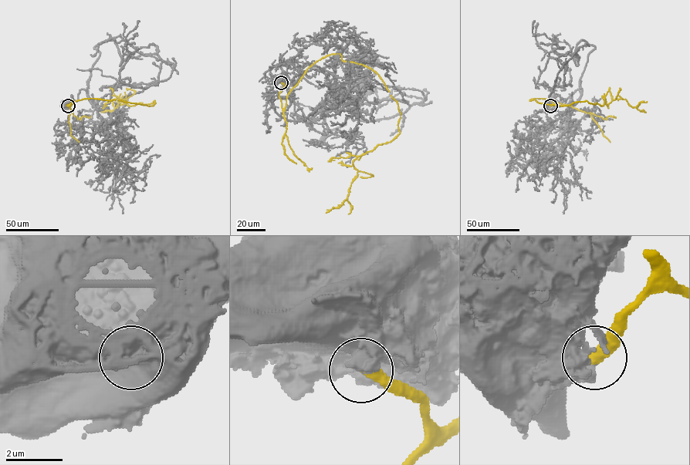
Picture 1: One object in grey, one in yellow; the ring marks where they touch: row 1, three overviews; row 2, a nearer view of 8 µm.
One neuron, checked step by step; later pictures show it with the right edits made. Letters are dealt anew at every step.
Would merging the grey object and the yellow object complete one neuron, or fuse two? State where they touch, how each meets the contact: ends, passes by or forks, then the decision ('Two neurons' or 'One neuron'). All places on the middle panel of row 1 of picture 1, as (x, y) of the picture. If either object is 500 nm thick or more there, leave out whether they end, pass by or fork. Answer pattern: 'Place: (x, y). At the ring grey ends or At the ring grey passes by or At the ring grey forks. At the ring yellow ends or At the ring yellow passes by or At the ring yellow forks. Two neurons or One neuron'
Place: (281, 82). Two neurons

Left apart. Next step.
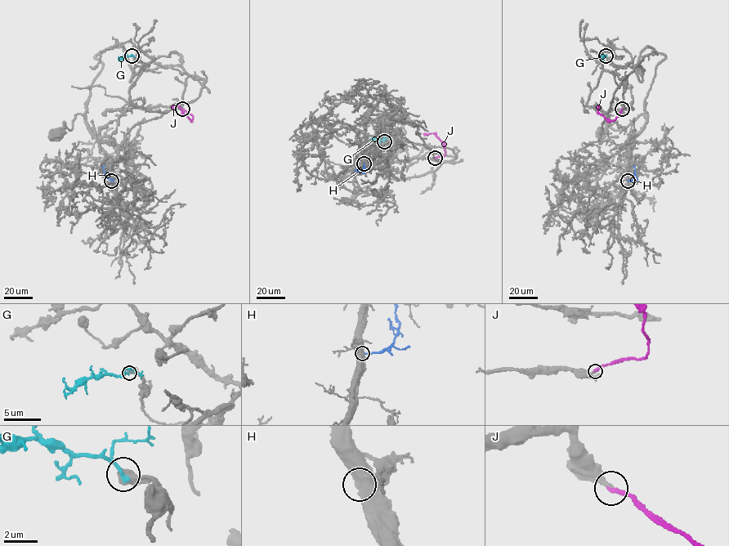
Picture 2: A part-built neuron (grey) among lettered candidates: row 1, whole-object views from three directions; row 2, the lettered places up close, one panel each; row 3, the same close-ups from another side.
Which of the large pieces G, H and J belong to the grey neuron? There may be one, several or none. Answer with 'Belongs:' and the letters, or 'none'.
Belongs: J

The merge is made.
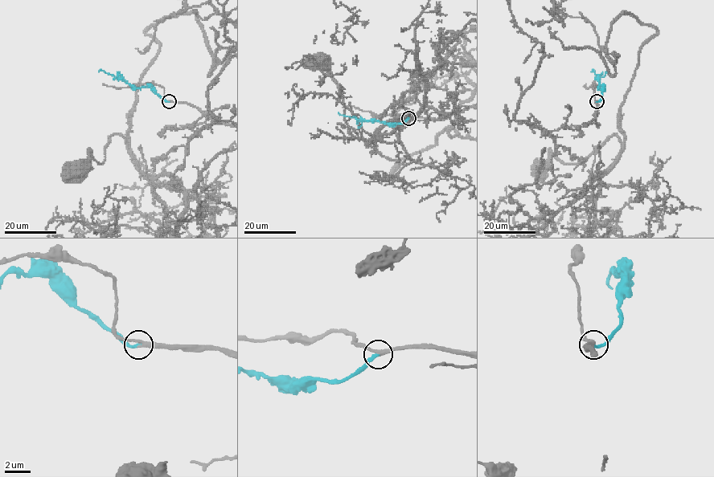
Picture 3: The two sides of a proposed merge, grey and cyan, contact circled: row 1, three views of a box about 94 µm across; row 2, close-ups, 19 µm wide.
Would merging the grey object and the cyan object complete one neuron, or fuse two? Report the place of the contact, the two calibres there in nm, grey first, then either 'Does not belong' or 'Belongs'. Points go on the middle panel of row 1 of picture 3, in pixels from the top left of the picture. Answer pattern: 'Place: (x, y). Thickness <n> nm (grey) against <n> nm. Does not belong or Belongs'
Place: (408, 118). Thickness 280 nm (grey) against 240 nm. Belongs

